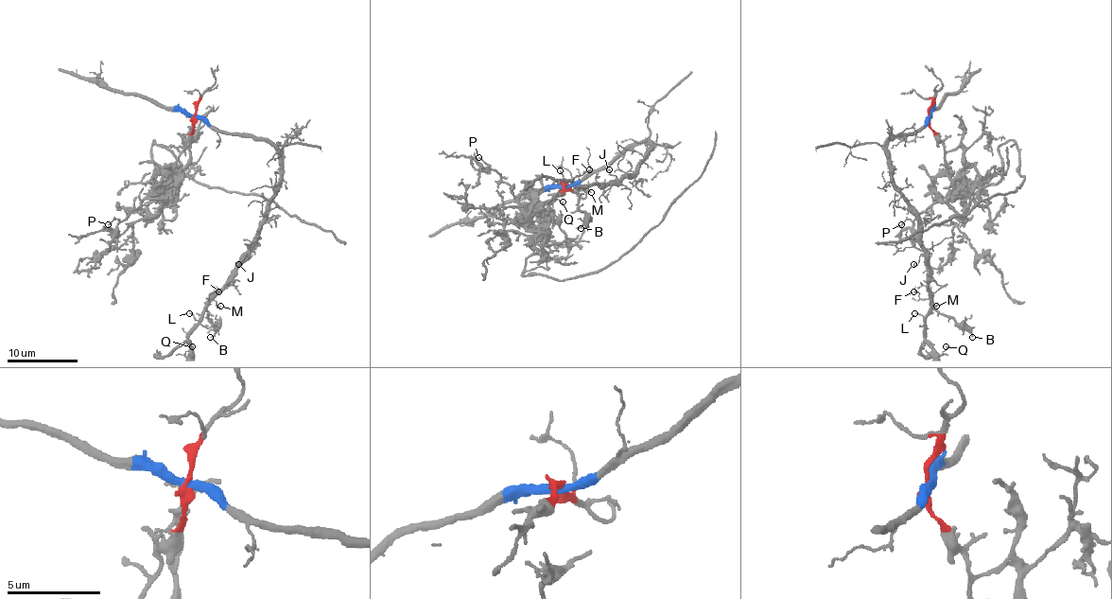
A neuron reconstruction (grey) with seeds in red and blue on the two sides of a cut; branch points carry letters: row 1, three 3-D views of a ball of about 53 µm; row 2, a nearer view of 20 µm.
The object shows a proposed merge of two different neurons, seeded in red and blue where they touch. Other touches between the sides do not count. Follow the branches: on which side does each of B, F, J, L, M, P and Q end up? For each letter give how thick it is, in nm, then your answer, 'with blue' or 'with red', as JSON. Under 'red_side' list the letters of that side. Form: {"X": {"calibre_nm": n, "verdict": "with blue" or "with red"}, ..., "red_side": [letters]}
{"B": {"calibre_nm": 140, "verdict": "with blue"}, "F": {"calibre_nm": 160, "verdict": "with blue"}, "J": {"calibre_nm": 120, "verdict": "with blue"}, "L": {"calibre_nm": 120, "verdict": "with blue"}, "M": {"calibre_nm": 120, "verdict": "with blue"}, "P": {"calibre_nm": 140, "verdict": "with red"}, "Q": {"calibre_nm": 130, "verdict": "with blue"}, "red_side": ["P"]}

